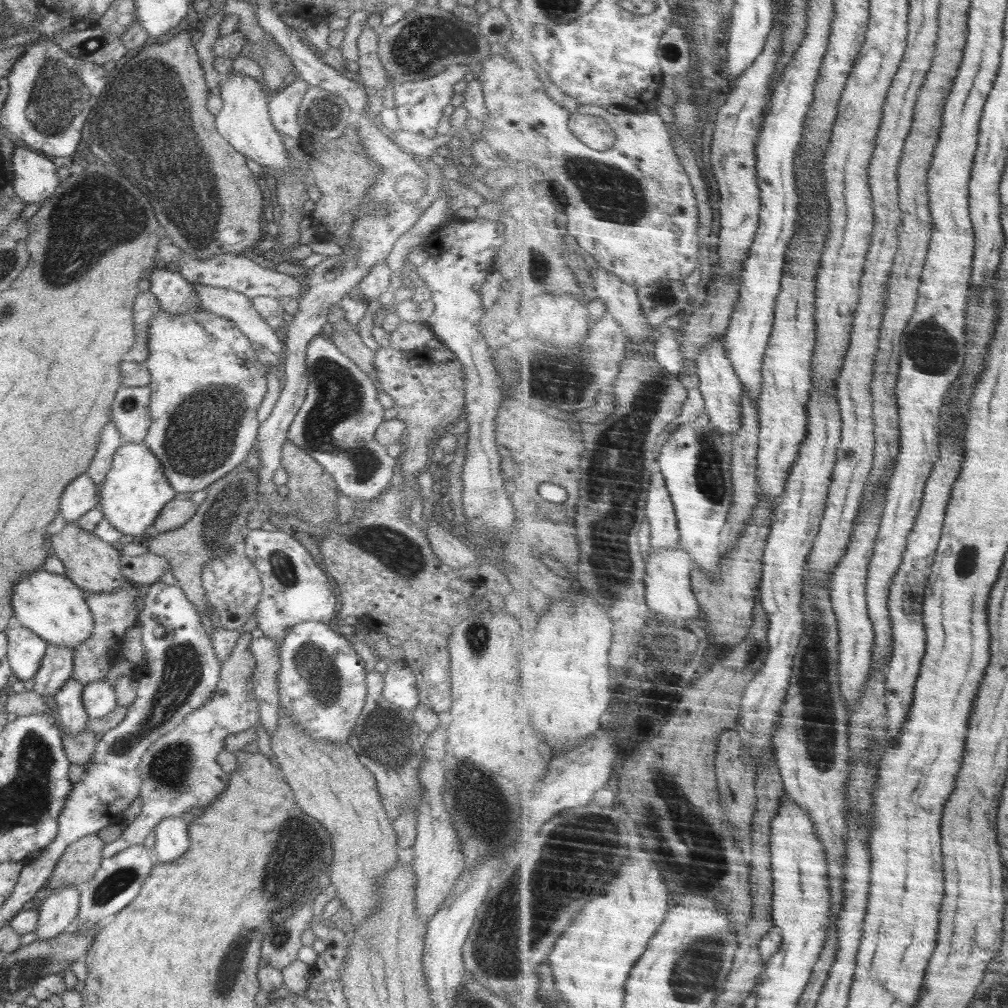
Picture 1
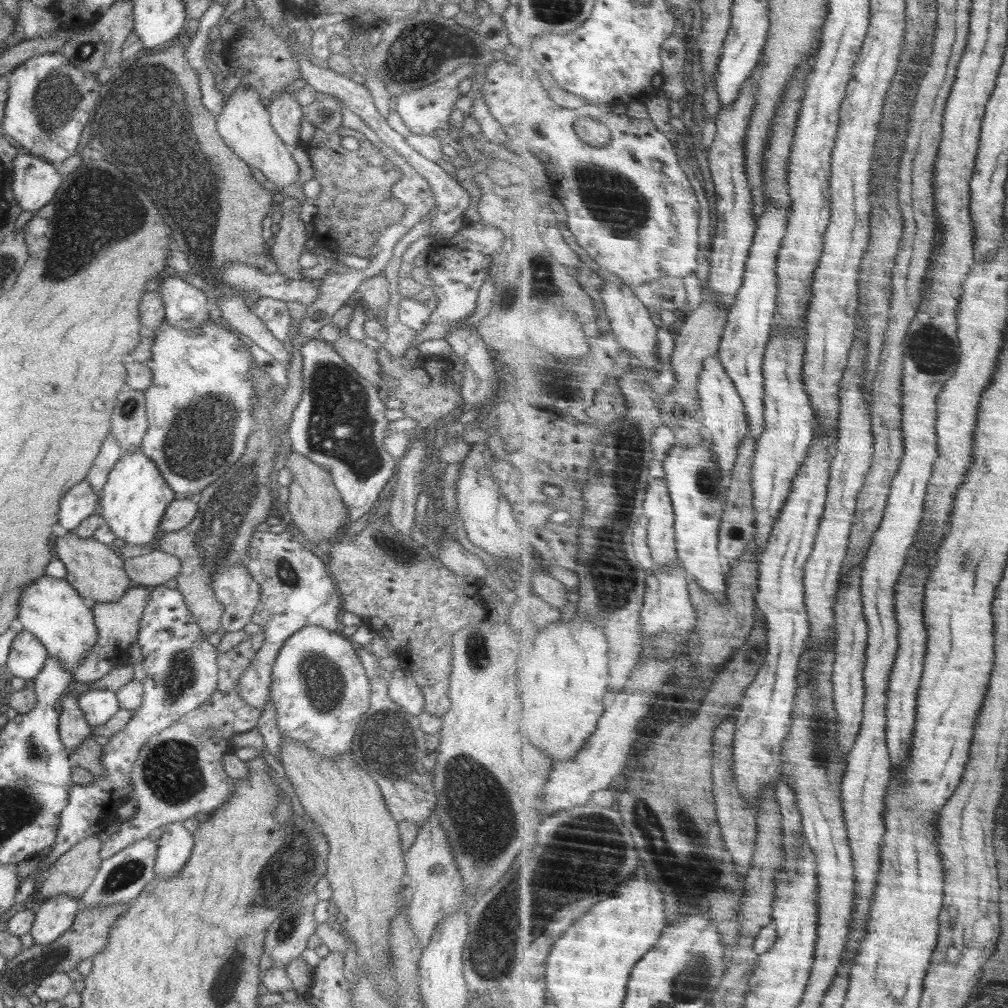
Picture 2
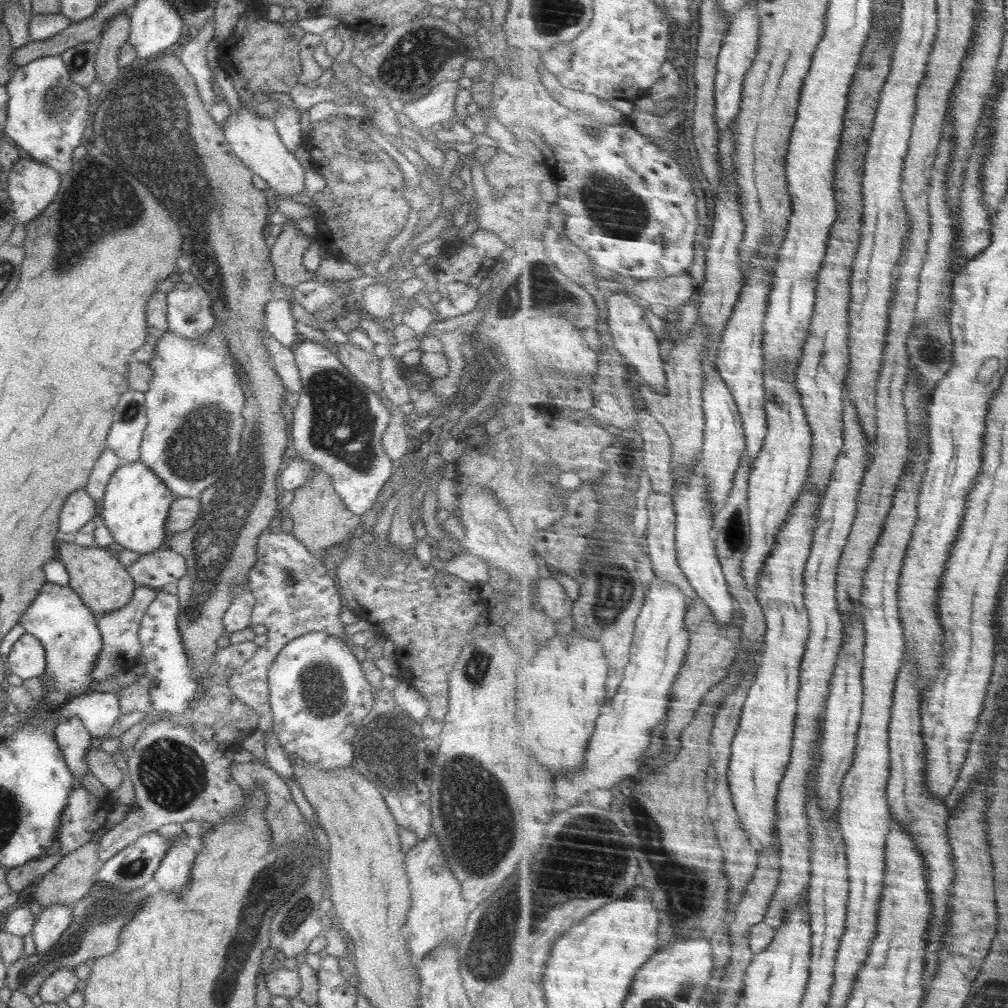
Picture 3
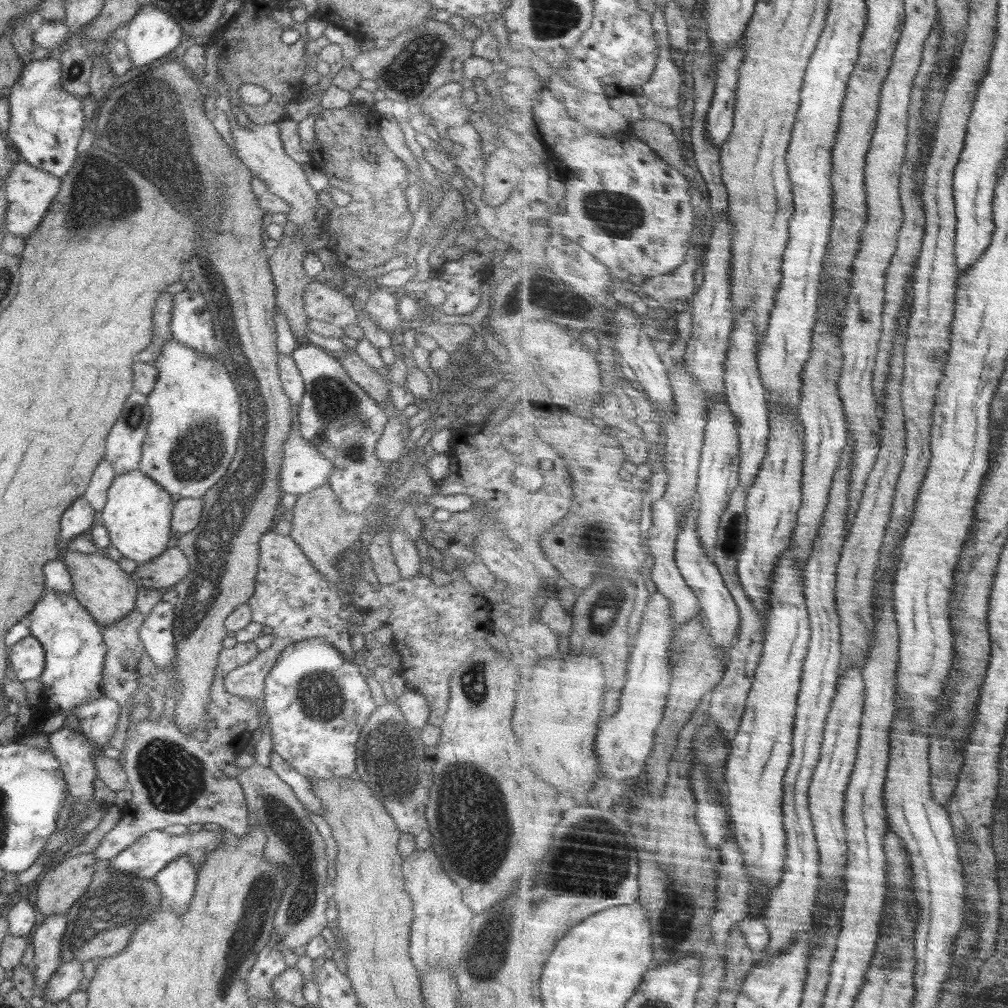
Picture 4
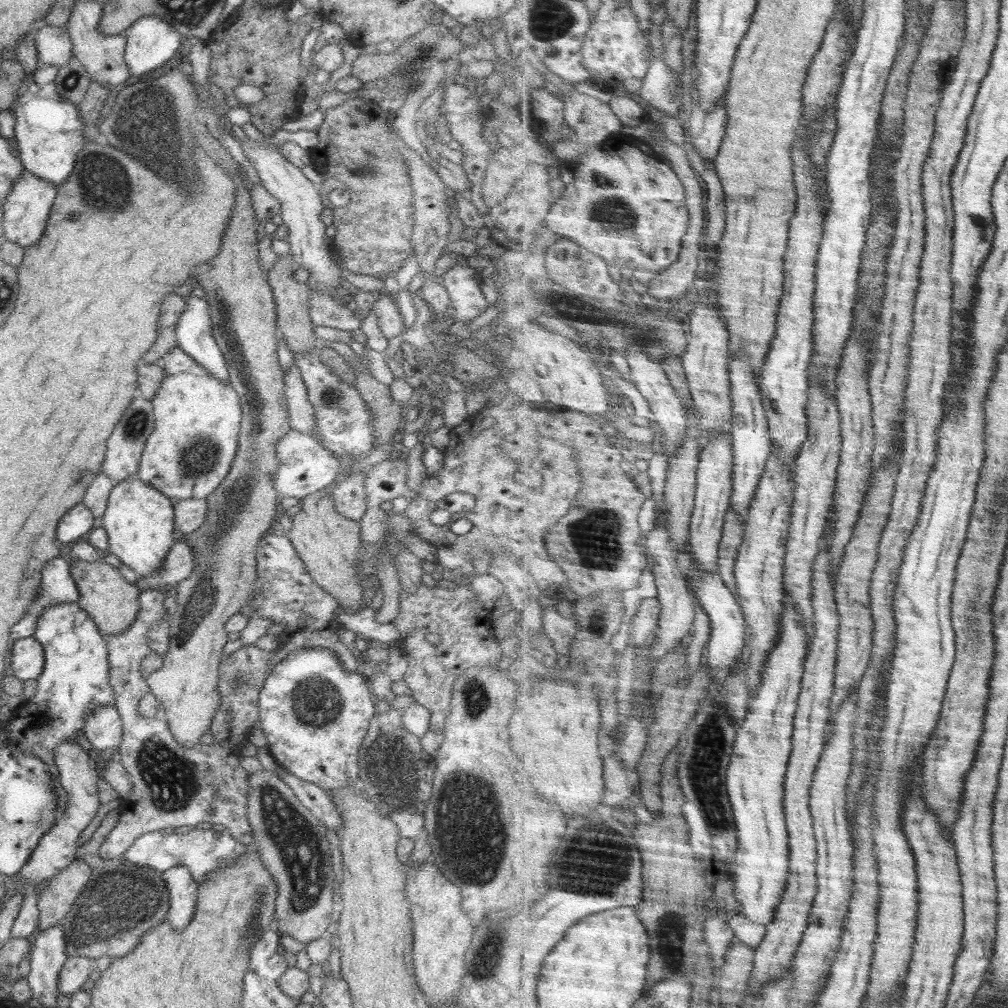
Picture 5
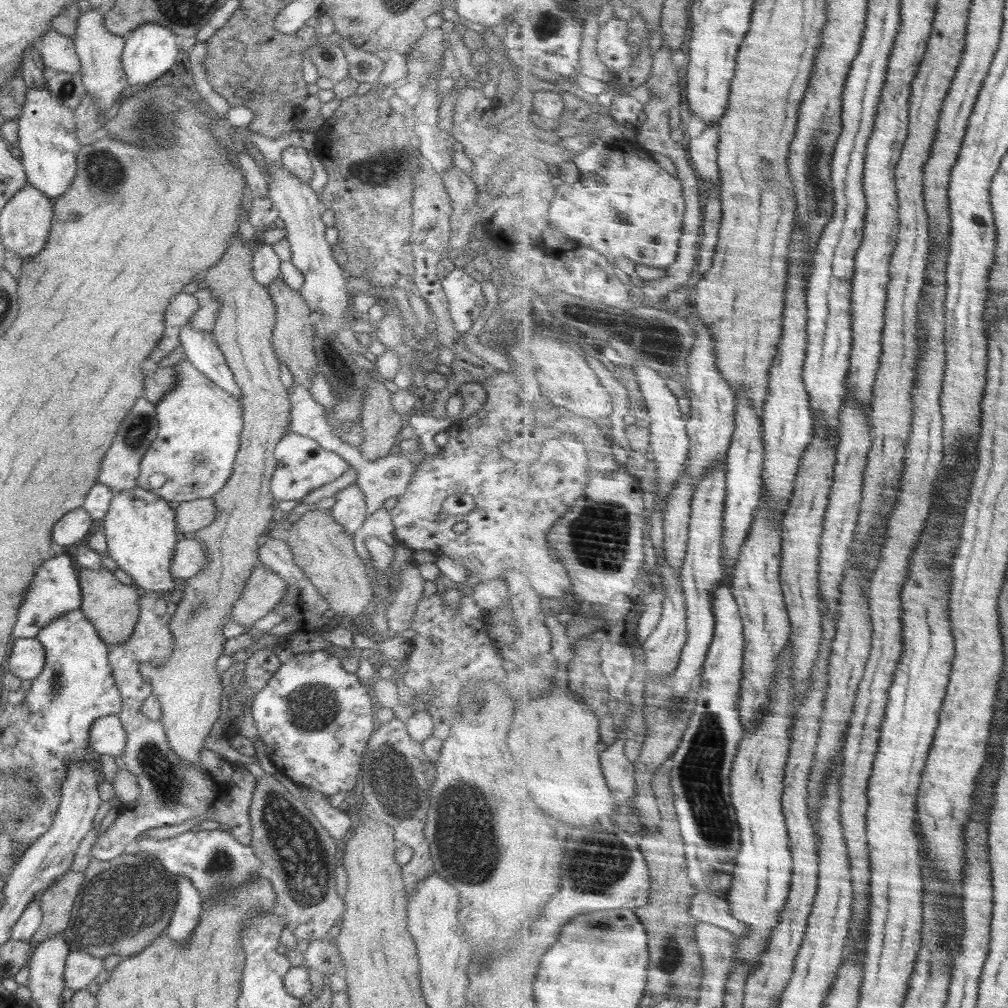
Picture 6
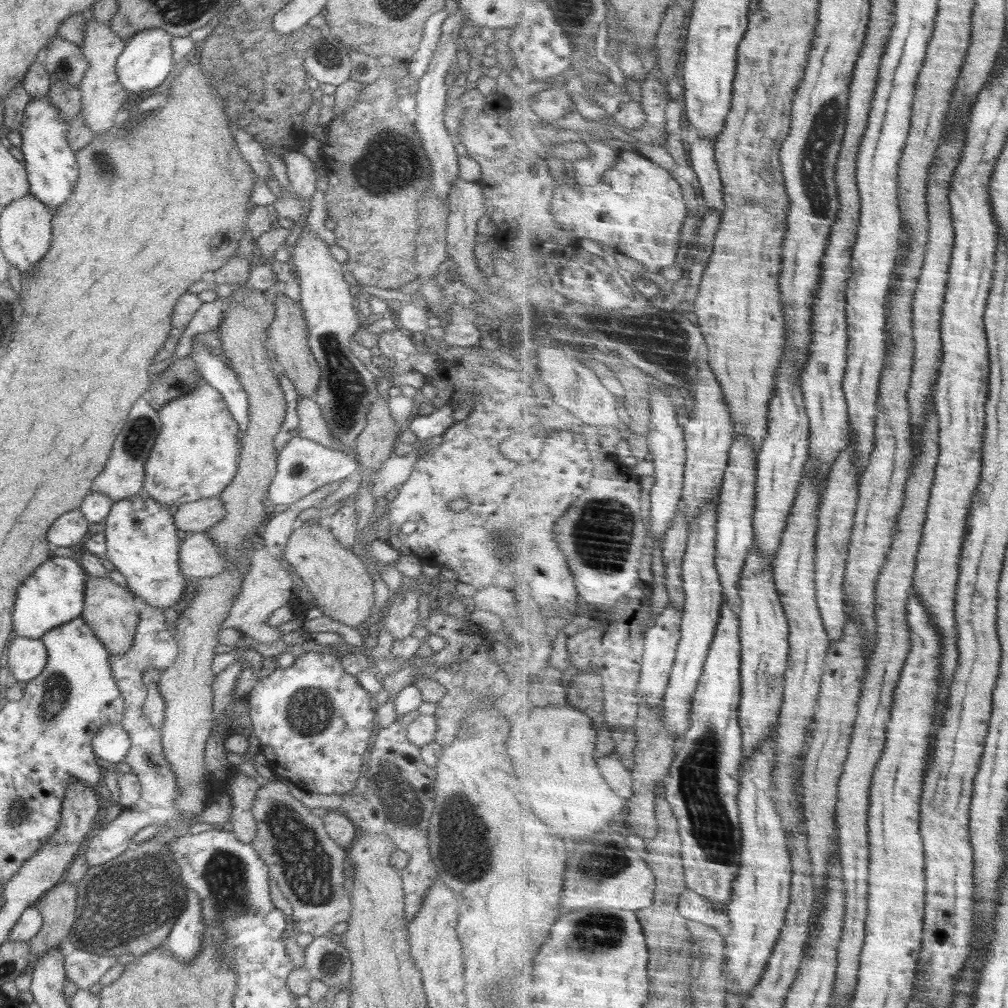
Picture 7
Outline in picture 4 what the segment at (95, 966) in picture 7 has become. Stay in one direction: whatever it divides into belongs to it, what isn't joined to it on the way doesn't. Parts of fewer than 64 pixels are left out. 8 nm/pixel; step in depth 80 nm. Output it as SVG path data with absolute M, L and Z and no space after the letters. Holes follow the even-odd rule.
M65 962L61 964L50 977L45 988L45 1002L56 1005L78 990L80 981L84 978L82 962Z

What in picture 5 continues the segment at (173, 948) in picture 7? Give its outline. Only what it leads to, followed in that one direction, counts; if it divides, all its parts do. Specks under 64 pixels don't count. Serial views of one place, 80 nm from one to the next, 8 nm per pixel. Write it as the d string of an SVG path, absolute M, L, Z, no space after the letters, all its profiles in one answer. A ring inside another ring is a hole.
M185 865L170 867L160 873L170 892L170 912L168 920L176 929L182 929L192 919L196 910L197 890L200 884L190 874Z

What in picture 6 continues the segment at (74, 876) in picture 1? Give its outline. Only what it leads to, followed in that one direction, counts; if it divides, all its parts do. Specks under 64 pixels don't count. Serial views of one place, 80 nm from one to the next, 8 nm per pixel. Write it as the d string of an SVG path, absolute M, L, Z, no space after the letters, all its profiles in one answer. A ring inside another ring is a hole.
M68 869L55 883L40 892L38 901L43 918L36 934L29 941L32 946L52 935L64 936L84 875L84 872Z

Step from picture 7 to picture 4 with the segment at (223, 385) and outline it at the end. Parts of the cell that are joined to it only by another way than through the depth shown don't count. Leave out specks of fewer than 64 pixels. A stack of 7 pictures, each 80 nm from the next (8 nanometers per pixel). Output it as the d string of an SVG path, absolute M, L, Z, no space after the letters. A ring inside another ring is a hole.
M185 289L174 296L171 308L171 333L174 339L208 355L215 361L222 361L213 329L213 318L202 294Z

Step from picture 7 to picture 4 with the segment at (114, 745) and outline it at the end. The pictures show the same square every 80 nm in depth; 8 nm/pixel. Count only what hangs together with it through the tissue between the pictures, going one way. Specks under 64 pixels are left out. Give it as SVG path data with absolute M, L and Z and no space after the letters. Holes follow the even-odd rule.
M96 698L82 706L76 706L73 714L80 721L80 728L88 740L100 750L108 745L116 732L116 724L121 715L121 708L112 698Z

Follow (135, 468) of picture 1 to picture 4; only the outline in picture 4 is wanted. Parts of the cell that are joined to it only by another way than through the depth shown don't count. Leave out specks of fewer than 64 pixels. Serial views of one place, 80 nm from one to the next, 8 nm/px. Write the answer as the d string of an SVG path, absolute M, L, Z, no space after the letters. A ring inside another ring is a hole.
M139 468L126 471L124 474L115 476L112 486L107 490L107 501L102 512L102 524L107 528L111 545L117 548L123 557L134 560L138 565L151 561L159 554L162 554L175 538L171 530L171 518L173 511L173 501L171 494L167 493L162 486L146 476Z

